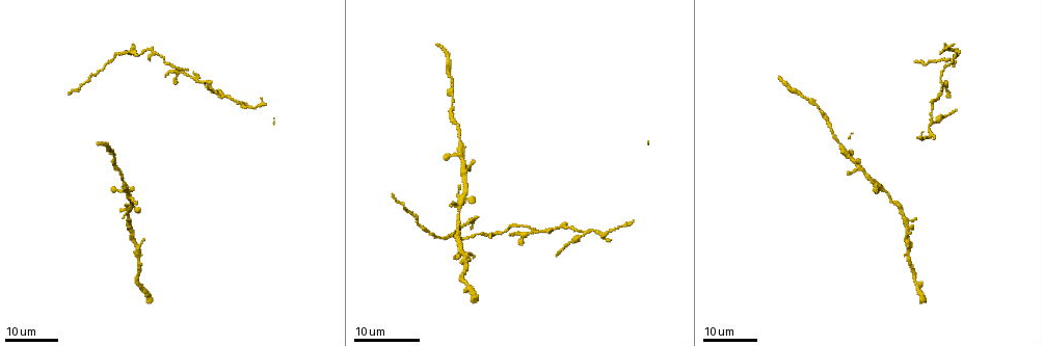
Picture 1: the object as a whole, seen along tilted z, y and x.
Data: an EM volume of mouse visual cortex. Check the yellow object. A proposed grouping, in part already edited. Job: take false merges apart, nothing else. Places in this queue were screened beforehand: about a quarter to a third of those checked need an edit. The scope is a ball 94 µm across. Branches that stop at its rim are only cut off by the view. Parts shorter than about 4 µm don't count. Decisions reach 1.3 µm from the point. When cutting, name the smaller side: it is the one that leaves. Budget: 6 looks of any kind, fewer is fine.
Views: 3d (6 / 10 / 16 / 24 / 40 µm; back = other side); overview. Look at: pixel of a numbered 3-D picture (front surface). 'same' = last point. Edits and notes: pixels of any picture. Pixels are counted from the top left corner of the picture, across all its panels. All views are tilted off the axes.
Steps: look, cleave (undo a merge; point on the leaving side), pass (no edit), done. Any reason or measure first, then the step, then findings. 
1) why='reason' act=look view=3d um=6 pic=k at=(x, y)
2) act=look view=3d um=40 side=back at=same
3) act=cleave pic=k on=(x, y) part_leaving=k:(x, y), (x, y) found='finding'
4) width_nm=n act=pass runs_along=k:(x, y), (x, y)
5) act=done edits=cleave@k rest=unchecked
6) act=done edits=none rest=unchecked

why='thin neck' act=look view=3d um=24 pic=1 at=(554, 227)

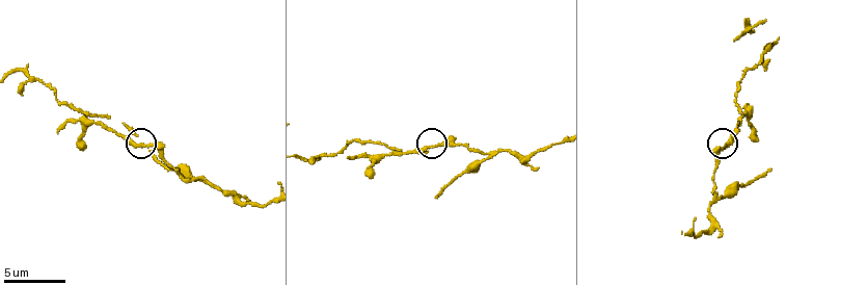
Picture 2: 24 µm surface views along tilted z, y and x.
act=look view=3d um=10 pic=2 at=(143, 143)

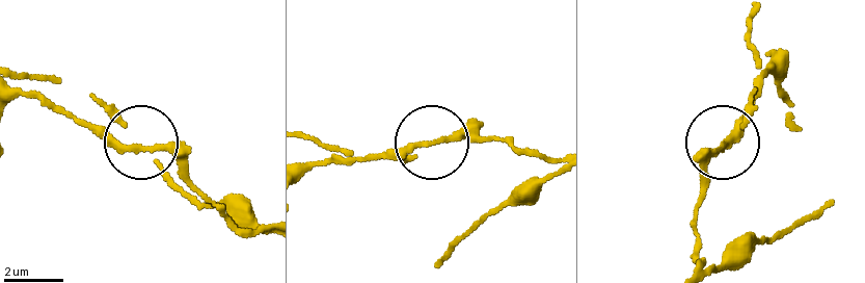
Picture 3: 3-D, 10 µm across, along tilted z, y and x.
act=cleave pic=3 on=(122, 147) part_leaving=3:(161, 148), (119, 145), (41, 99), (18, 95) found='two neurons meet here'

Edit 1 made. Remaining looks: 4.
why='side arm on a straight run' act=look view=3d um=6 pic=2 at=(718, 196)

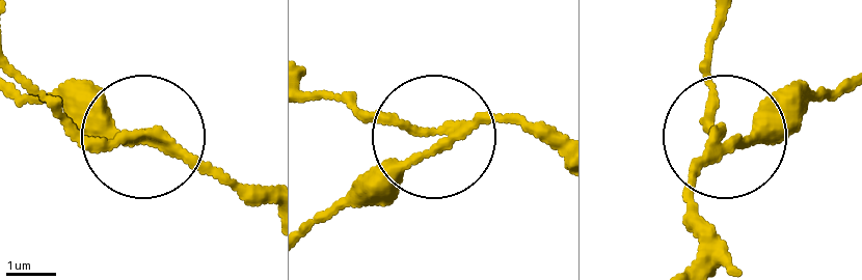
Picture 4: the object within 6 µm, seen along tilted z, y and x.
act=look view=3d um=6 side=back pic=4 at=(148, 138)

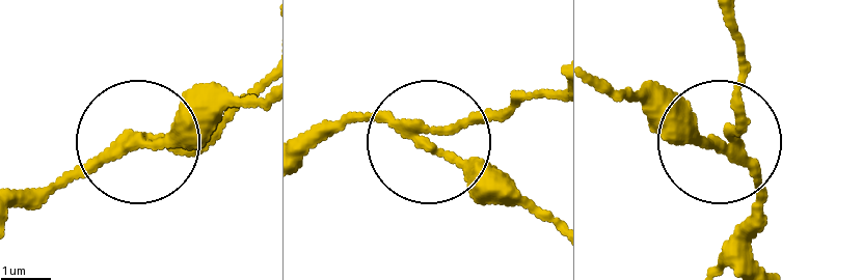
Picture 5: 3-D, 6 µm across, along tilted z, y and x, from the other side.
width_nm=190 act=cleave pic=5 on=(172, 132) part_leaving=5:(119, 155), (199, 137), (266, 92) found='a second neuron is stuck on'

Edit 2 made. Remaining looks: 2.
act=done edits=cleave@3,cleave@5 rest=unchecked

